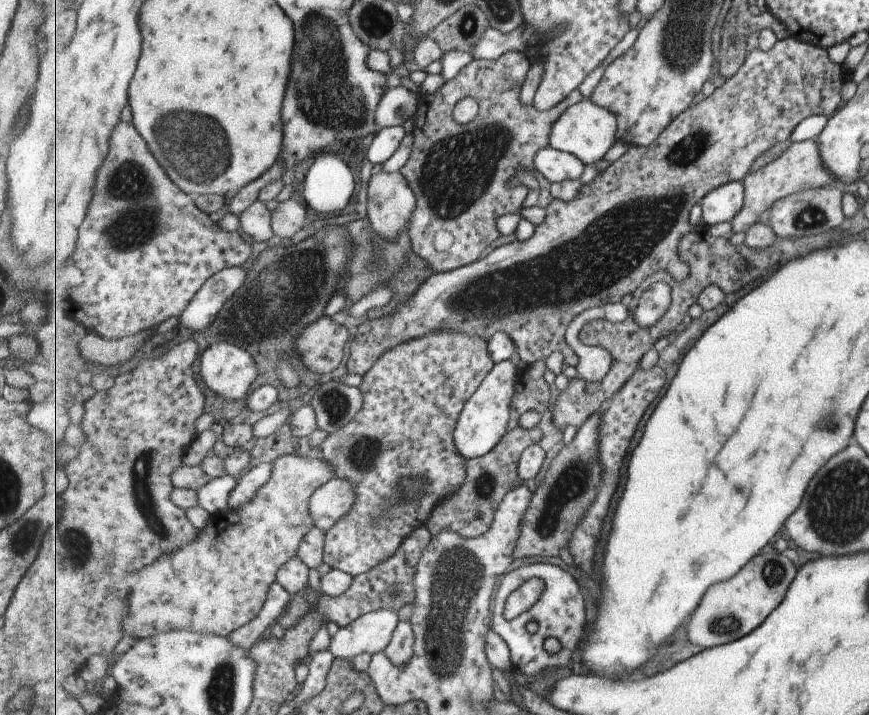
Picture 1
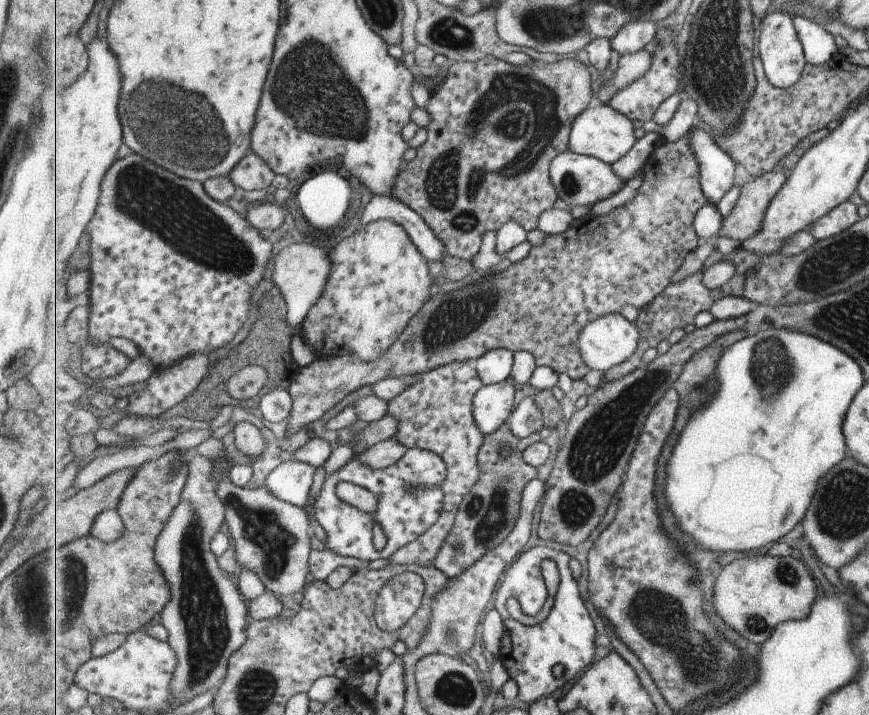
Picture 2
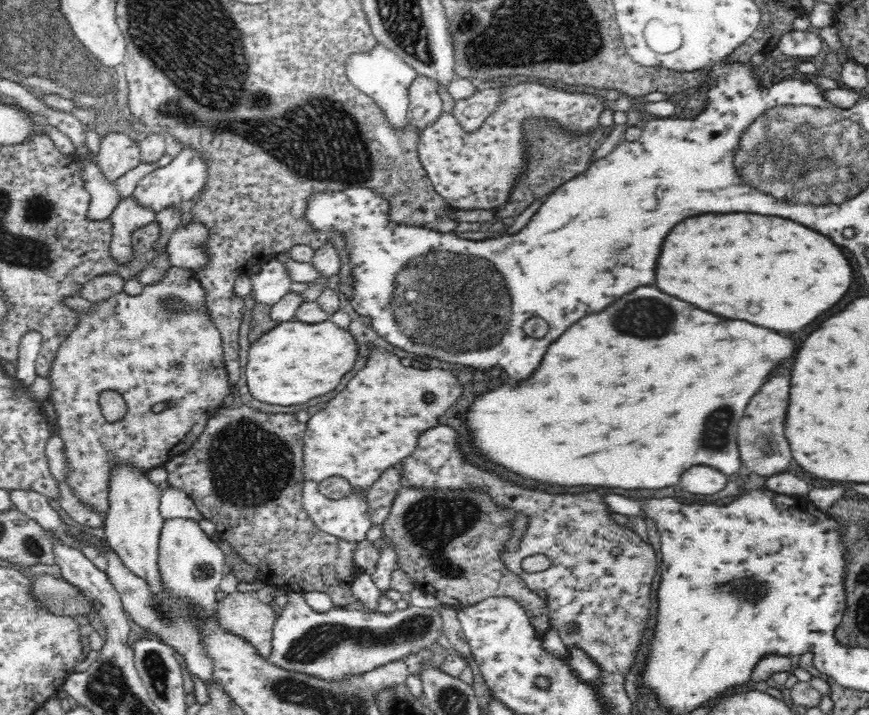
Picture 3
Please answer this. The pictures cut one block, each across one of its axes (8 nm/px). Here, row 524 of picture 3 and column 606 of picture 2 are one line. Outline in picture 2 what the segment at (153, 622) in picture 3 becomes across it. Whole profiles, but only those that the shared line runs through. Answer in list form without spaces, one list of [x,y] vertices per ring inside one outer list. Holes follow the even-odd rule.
[[[567,150],[556,156],[552,162],[551,177],[556,186],[558,198],[571,207],[591,207],[599,200],[607,200],[613,194],[617,194],[626,180],[613,170],[613,165],[603,162],[597,157],[582,155]]]

